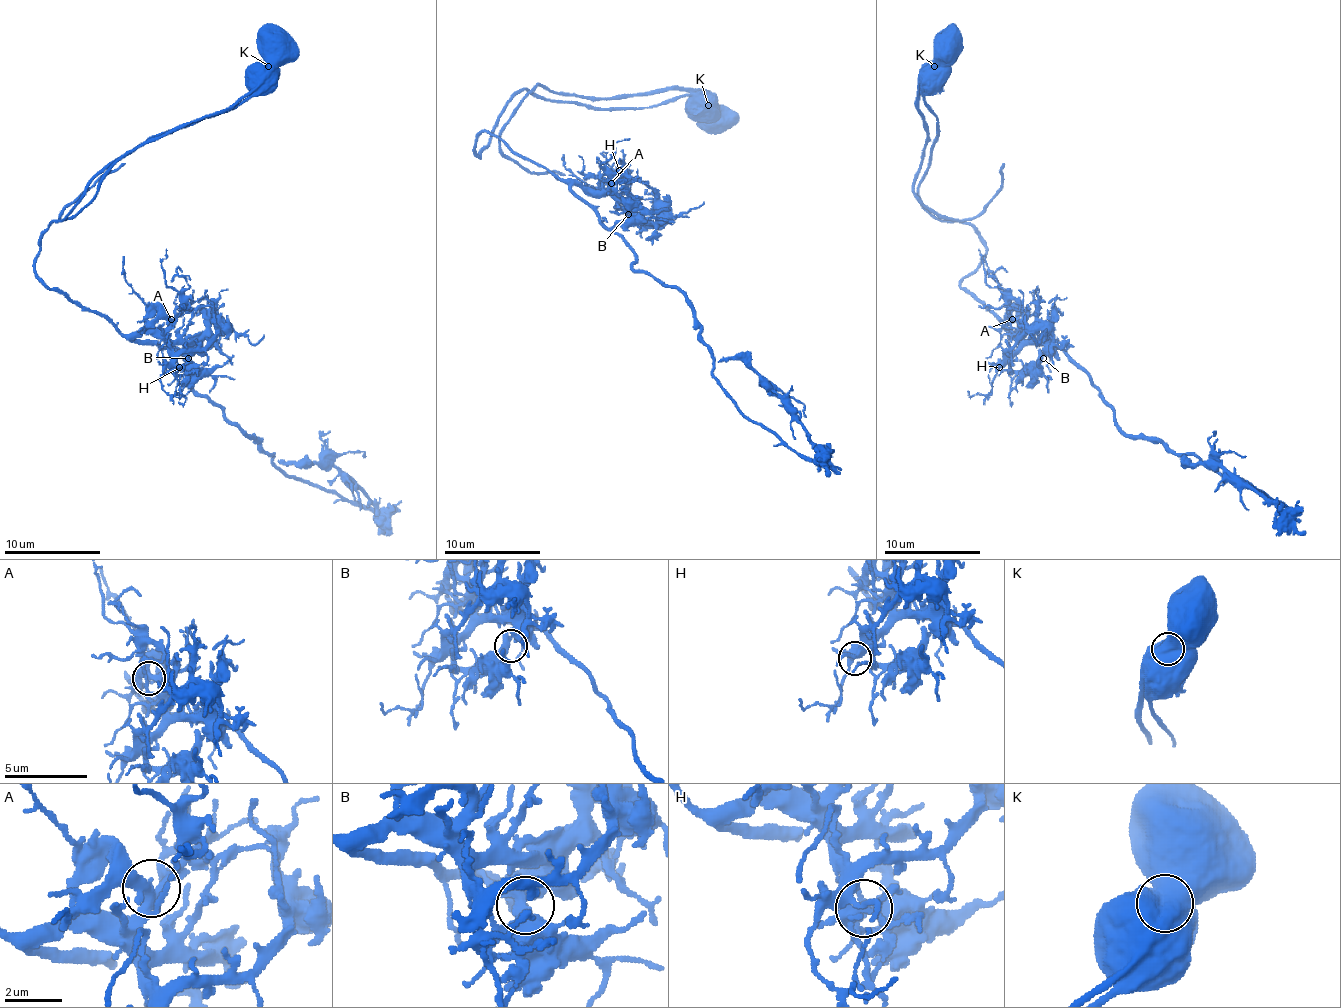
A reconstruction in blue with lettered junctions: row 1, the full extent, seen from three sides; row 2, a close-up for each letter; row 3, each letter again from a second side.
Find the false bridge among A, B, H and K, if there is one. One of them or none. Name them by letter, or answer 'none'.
K

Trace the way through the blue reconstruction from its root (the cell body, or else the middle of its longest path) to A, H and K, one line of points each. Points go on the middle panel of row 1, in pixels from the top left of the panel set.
A: (715, 120), (684, 89), (580, 98), (539, 84), (479, 156), (474, 146), (488, 132), (563, 183), (611, 183)
H: (715, 120), (684, 89), (580, 98), (539, 84), (479, 156), (474, 146), (496, 134), (594, 190), (619, 170)
K: (715, 120), (710, 122), (705, 117), (708, 105)

